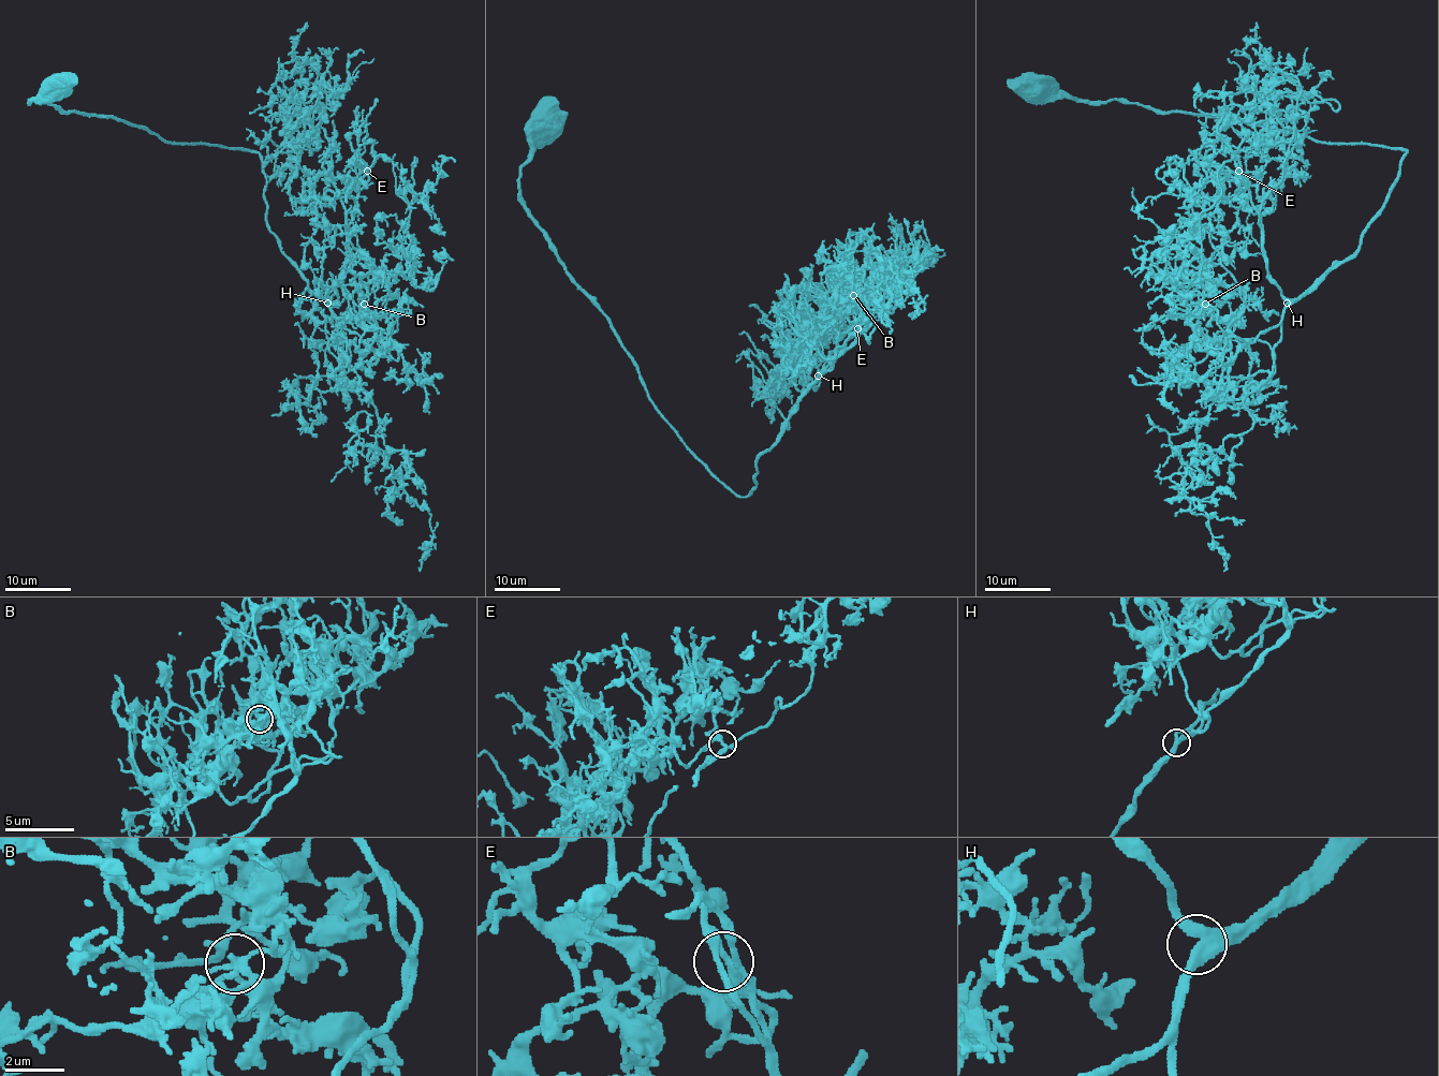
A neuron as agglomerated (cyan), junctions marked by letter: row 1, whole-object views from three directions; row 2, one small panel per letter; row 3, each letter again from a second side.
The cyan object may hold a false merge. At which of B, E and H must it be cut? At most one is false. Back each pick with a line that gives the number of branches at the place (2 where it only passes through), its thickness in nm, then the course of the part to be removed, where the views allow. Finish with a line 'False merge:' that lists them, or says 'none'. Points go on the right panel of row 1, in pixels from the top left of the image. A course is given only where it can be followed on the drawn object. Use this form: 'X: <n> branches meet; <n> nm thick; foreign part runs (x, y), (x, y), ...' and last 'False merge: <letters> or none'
False merge: none

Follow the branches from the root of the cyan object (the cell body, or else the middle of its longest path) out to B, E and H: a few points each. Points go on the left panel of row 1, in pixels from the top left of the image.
B: (58, 84), (30, 102), (255, 151), (280, 250), (342, 327), (382, 337), (378, 353), (364, 304)
E: (58, 84), (30, 102), (112, 115), (169, 143), (255, 151), (267, 223), (321, 299), (342, 275), (367, 171)
H: (58, 84), (30, 102), (112, 115), (169, 143), (255, 151), (265, 177), (267, 223), (307, 284), (327, 303)

